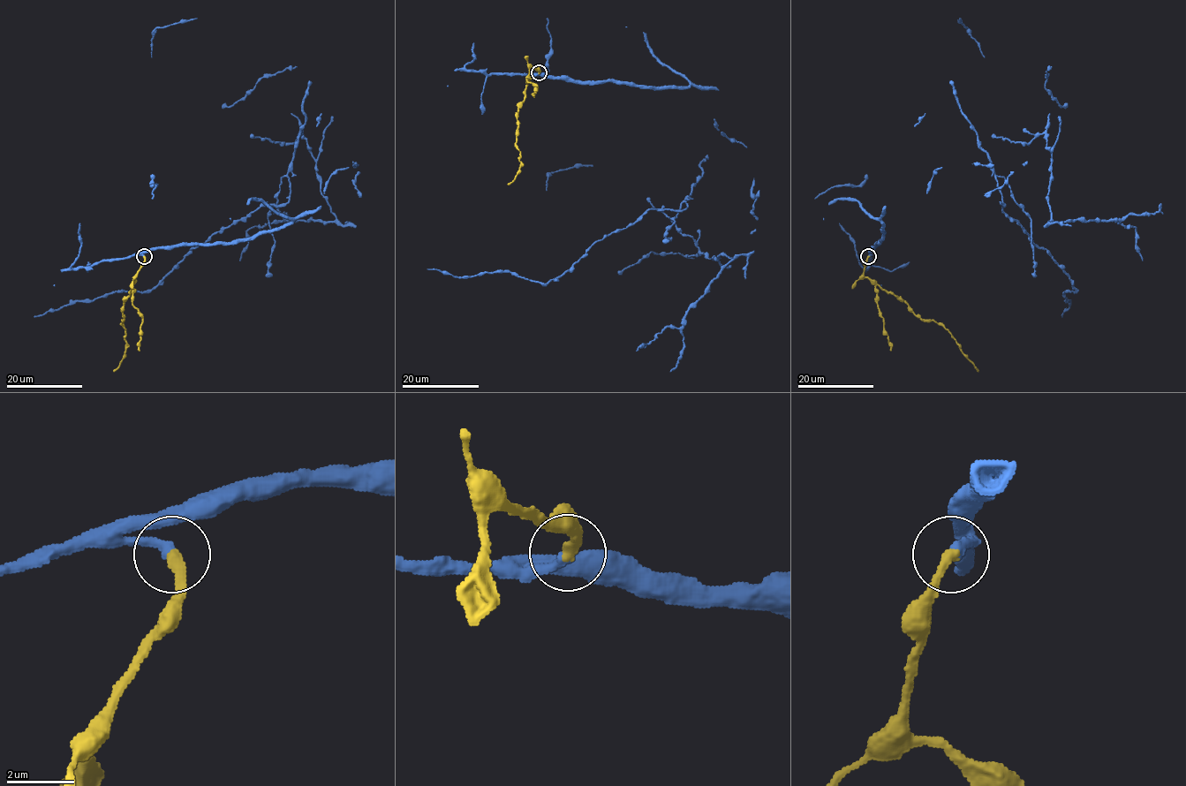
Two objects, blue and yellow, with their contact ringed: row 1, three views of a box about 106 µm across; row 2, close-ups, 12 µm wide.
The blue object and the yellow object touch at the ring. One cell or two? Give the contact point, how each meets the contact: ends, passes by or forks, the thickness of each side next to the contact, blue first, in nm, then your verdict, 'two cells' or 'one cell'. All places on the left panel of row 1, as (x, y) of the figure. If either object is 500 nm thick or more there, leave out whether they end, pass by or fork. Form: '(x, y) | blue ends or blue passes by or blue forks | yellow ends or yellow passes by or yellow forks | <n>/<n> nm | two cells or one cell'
(144, 256) | blue ends | yellow ends | 320/320 nm | one cell

